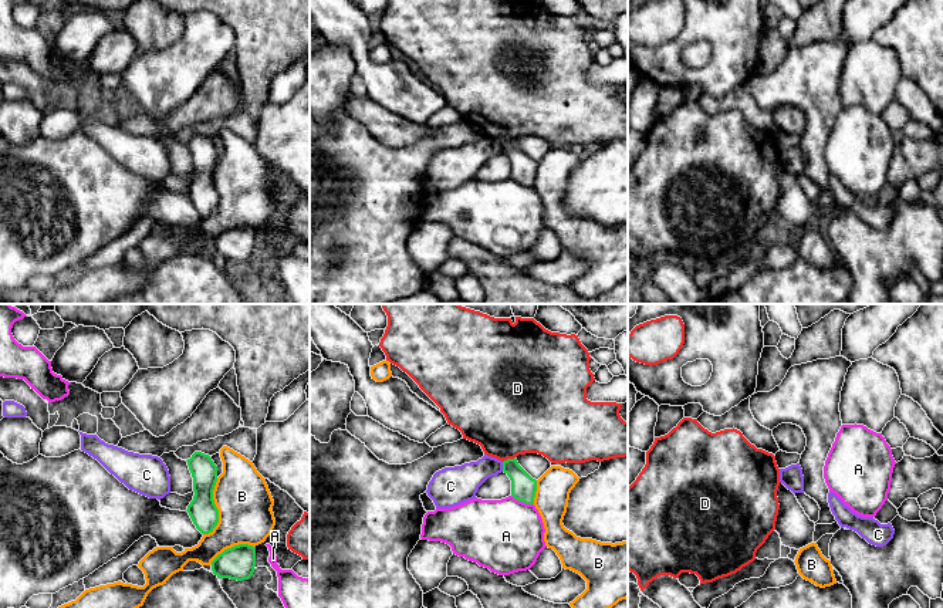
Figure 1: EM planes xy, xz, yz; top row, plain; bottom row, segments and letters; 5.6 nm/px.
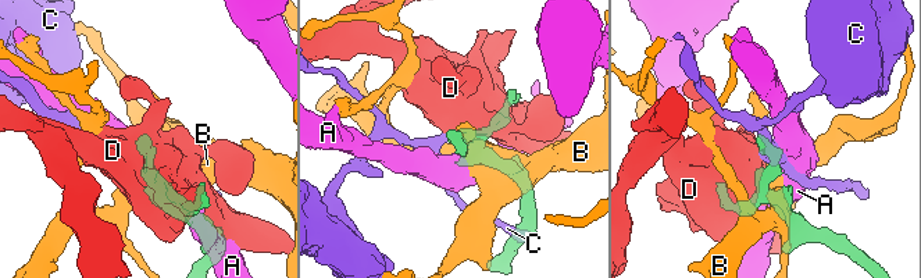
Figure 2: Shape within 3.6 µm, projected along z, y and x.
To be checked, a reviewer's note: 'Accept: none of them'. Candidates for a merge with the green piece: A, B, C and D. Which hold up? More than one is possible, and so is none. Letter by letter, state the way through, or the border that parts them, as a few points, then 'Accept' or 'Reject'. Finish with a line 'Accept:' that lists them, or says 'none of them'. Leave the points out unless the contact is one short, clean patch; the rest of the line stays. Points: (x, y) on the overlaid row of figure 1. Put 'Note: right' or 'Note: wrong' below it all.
A: Reject
B: Reject
C: Boundary: xz (502, 462), (503, 470). Reject
D: Reject
Accept: none of them
Note: right

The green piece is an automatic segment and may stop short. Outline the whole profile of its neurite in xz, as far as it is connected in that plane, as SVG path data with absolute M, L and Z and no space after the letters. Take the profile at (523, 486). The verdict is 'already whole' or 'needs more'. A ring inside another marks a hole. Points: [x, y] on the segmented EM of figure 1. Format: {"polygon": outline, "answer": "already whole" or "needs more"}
{"polygon": "M503 462L503 472L489 477L477 490L476 497L481 500L501 500L513 496L525 504L534 504L537 480L533 479L517 462Z", "answer": "needs more"}

